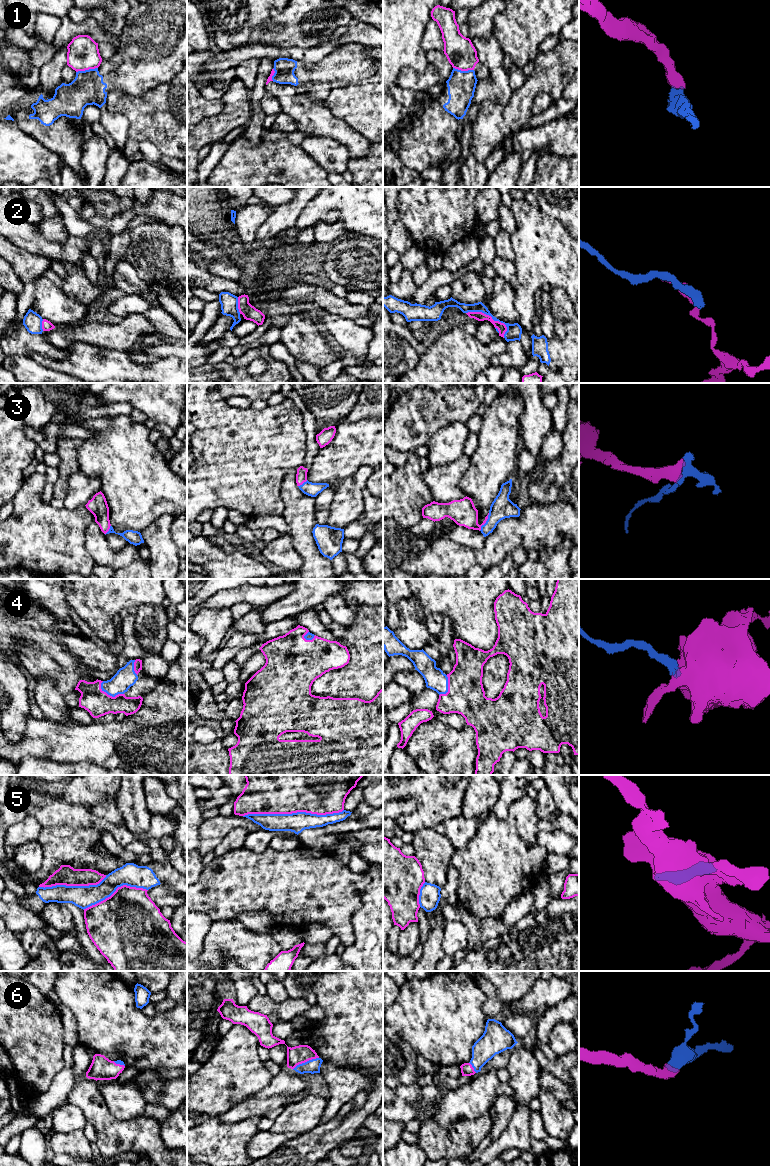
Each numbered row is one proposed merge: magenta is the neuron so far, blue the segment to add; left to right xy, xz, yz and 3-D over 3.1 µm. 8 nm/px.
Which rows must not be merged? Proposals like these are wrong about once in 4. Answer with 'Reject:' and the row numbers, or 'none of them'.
Reject: 1, 2, 5

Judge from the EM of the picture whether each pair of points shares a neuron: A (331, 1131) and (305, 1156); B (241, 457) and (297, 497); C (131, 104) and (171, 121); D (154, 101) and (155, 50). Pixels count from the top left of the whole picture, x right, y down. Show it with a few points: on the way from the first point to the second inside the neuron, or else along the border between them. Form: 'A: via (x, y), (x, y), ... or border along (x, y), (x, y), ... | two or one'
A: via (325, 1137), (311, 1150) | one
B: border along (296, 469), (283, 479), (285, 509) | two
C: via (141, 110), (161, 119) | one
D: border along (174, 75), (169, 81), (149, 90), (131, 94) | two

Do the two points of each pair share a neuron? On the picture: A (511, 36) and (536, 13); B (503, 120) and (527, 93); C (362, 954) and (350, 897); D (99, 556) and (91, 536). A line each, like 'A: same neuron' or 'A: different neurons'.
A: same neuron
B: same neuron
C: different neurons
D: same neuron

